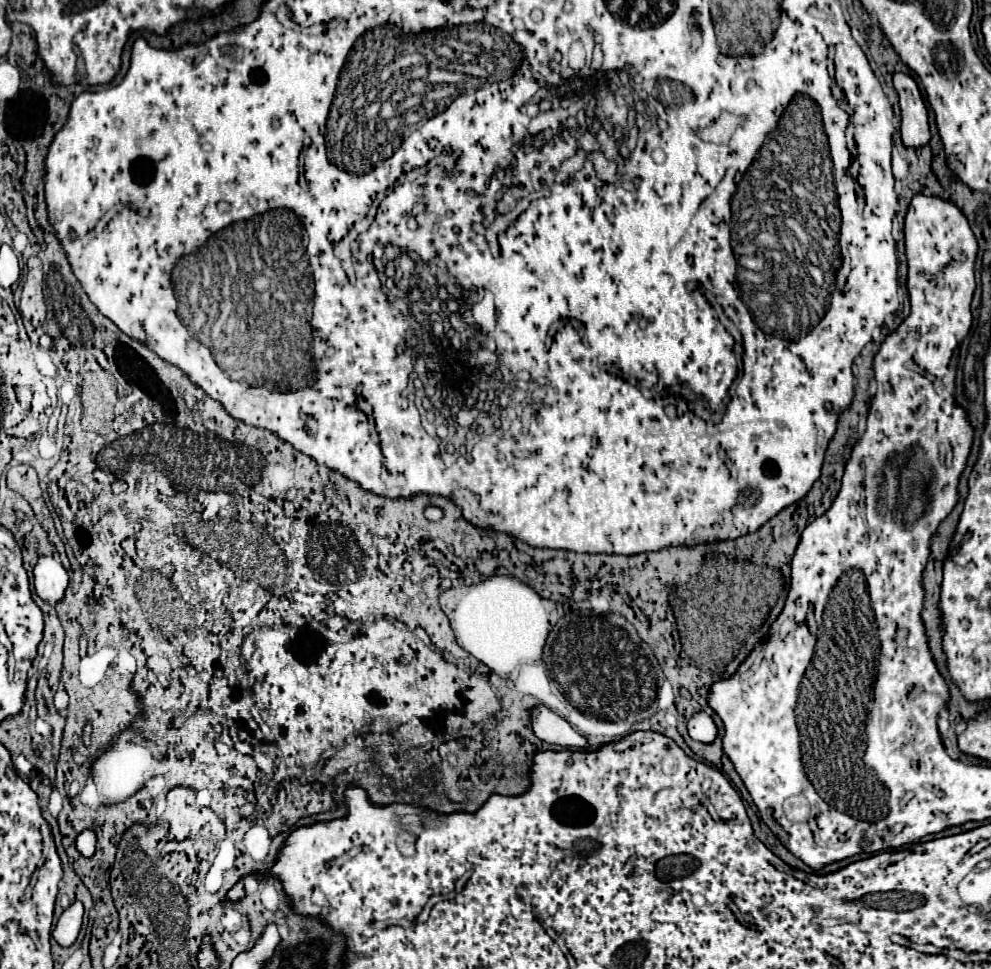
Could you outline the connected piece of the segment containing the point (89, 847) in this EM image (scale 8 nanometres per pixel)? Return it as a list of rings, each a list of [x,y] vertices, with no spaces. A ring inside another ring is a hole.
[[[83,829],[77,839],[75,839],[75,847],[83,857],[93,857],[95,849],[97,849],[97,837],[93,829]]]

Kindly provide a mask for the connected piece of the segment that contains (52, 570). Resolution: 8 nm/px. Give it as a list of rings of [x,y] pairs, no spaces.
[[[41,557],[35,565],[35,593],[47,603],[55,605],[65,597],[65,589],[69,585],[69,573],[61,565],[61,561],[53,557]]]

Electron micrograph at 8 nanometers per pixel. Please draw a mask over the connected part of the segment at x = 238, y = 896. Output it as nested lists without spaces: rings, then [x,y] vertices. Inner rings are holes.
[[[241,877],[241,881],[237,881],[225,895],[225,901],[241,901],[245,897],[245,887],[243,887],[245,877]]]

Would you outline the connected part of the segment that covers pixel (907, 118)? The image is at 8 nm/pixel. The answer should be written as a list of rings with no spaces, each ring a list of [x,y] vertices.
[[[895,73],[893,85],[901,105],[901,141],[905,147],[925,147],[931,141],[927,107],[911,75]]]

